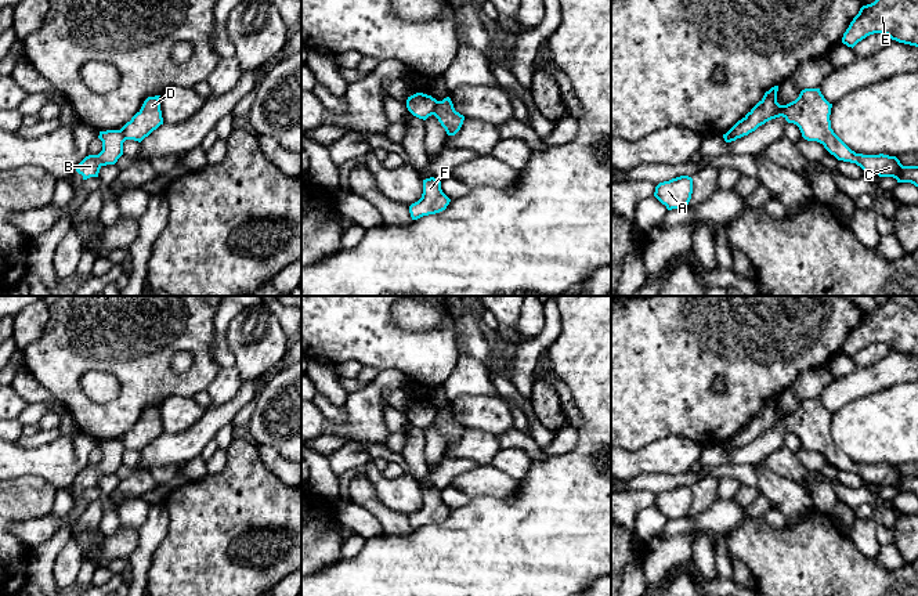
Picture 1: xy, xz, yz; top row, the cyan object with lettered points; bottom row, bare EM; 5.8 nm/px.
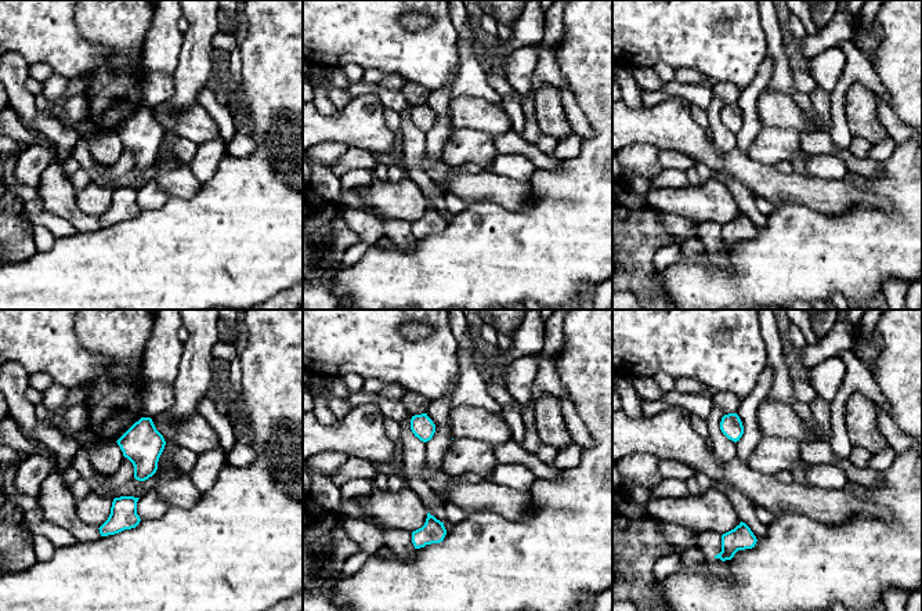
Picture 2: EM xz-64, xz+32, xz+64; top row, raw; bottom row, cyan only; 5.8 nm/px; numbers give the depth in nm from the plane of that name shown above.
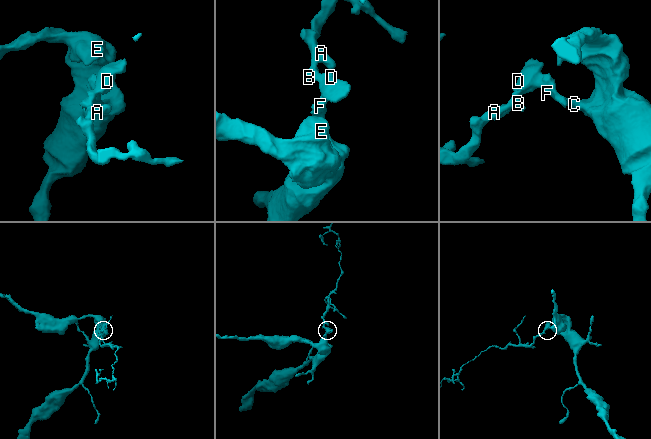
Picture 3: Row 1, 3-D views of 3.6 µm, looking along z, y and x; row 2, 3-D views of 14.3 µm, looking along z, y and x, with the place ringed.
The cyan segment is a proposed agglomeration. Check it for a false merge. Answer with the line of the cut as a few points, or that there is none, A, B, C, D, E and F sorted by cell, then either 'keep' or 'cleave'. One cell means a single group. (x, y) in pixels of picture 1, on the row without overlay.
xz (437, 411), (432, 423) | A B / C D E F | cleave

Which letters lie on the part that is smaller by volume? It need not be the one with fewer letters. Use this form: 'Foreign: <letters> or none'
Foreign: A, B

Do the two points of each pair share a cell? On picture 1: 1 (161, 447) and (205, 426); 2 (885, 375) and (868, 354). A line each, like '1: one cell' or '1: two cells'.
1: one cell
2: two cells

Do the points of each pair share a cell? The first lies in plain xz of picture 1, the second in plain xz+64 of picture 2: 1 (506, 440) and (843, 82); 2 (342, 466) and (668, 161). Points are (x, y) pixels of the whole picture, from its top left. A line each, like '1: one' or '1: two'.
1: two
2: one

